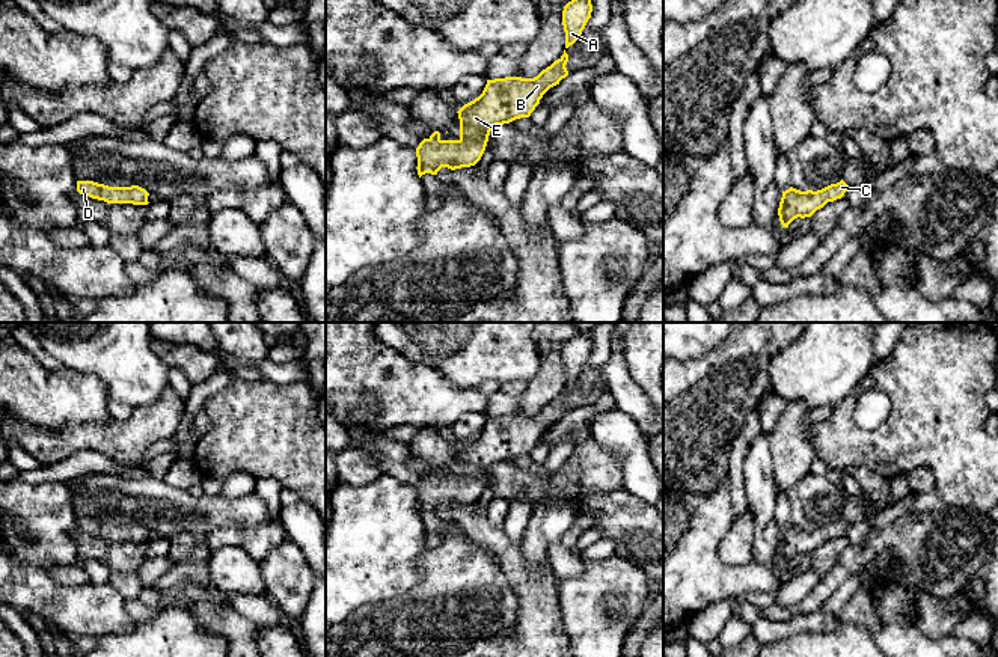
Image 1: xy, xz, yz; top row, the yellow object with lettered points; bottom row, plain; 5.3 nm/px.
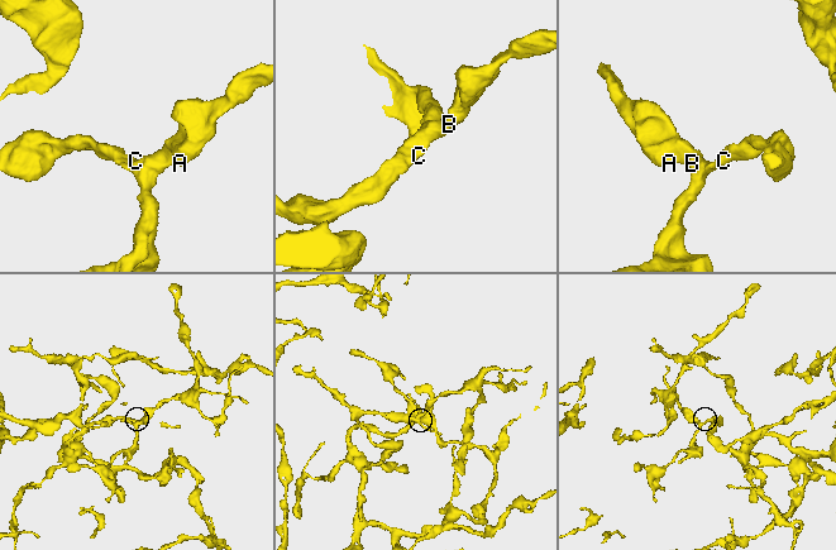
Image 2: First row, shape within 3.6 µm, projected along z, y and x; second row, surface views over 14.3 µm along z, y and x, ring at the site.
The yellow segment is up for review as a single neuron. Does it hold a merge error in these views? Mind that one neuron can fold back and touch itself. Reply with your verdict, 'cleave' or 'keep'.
keep

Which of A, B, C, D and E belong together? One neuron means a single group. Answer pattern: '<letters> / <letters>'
A B C D E

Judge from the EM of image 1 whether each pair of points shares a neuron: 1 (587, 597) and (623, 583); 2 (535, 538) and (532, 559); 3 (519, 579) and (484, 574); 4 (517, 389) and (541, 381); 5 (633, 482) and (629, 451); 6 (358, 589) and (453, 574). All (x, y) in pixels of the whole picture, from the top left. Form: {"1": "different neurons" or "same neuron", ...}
{"1": "same neuron", "2": "same neuron", "3": "different neurons", "4": "different neurons", "5": "same neuron", "6": "different neurons"}

